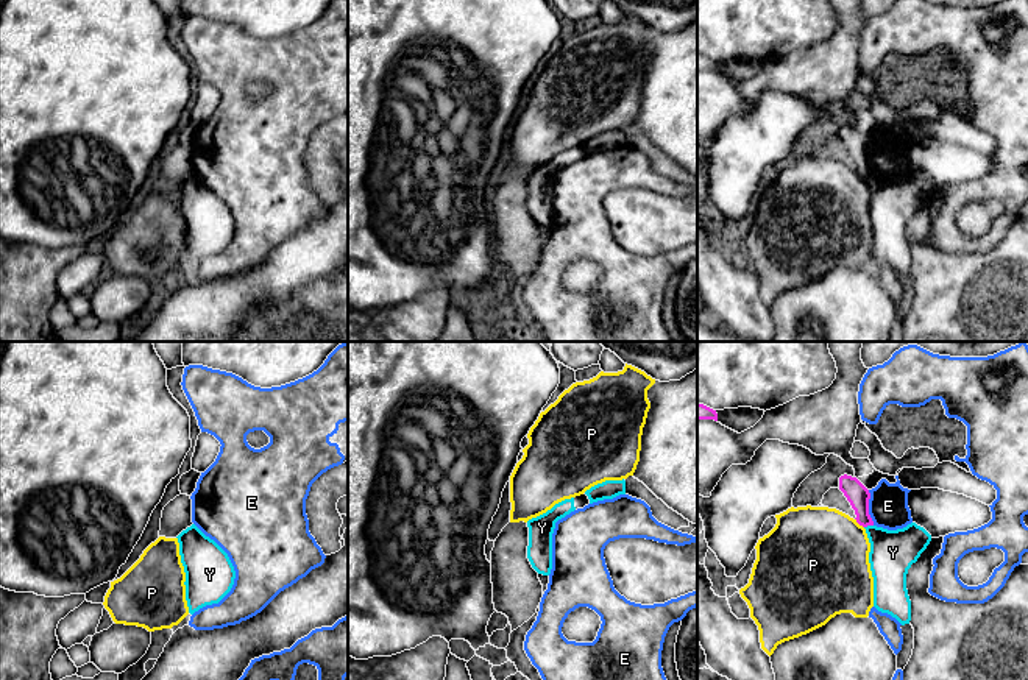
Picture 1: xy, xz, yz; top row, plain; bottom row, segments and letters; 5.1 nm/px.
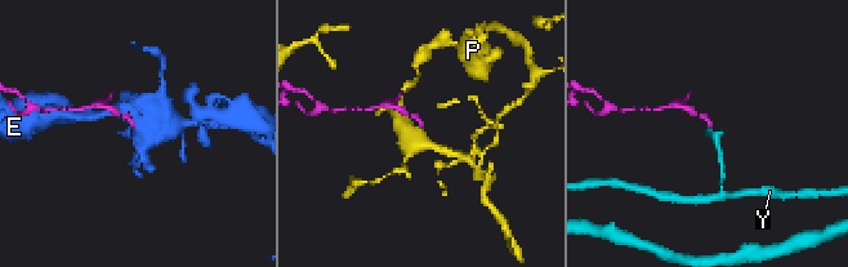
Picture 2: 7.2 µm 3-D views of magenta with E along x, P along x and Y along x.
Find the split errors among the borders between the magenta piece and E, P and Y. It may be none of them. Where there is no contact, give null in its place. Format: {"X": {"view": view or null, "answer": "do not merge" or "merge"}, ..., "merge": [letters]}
{"E": {"view": "yz", "answer": "do not merge"}, "P": {"view": "yz", "answer": "do not merge"}, "Y": {"view": "yz", "answer": "do not merge"}, "merge": []}

